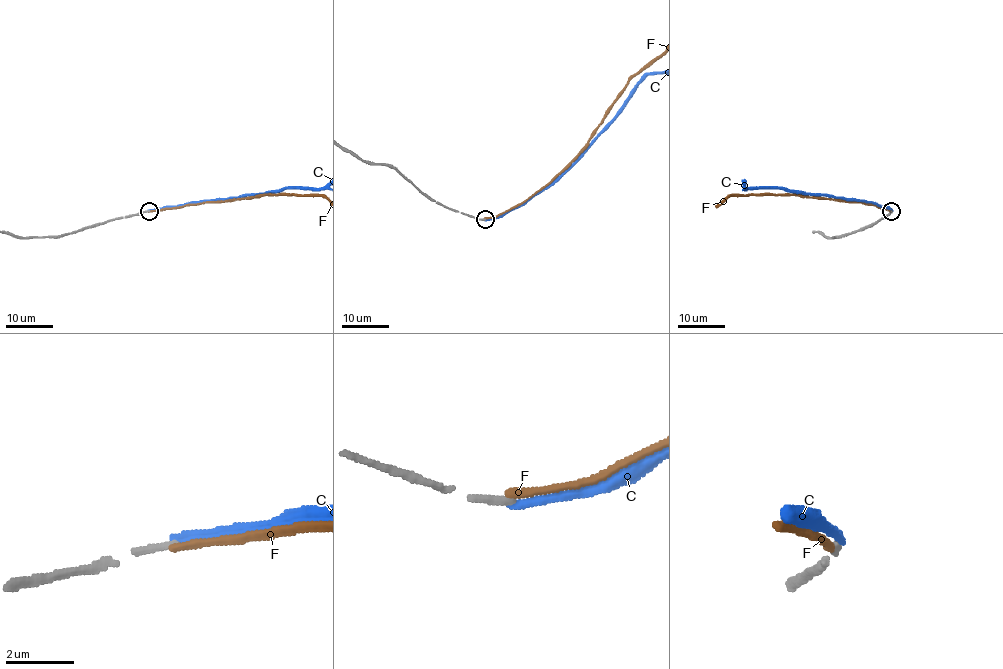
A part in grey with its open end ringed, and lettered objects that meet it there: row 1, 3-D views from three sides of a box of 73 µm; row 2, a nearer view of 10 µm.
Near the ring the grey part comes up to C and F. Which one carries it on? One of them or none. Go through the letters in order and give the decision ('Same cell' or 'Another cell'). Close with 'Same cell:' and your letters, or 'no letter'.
C: Another cell
F: Another cell
Same cell: no letter

